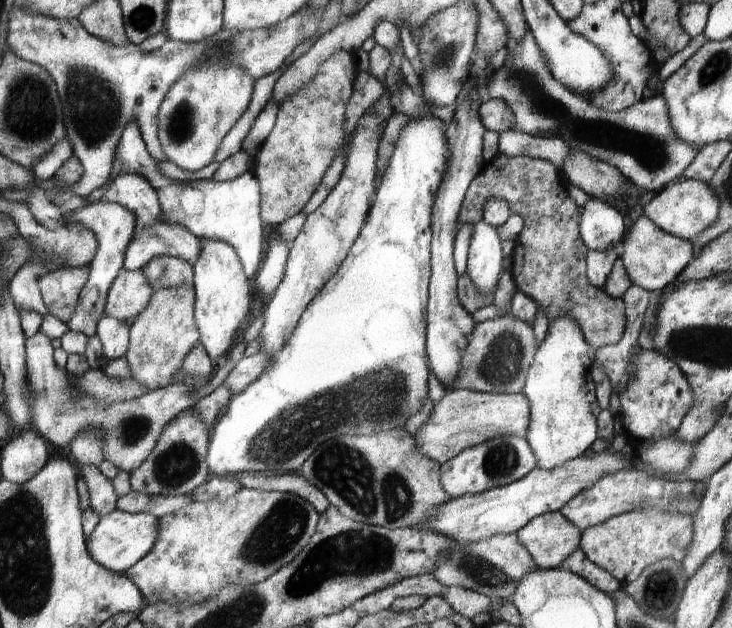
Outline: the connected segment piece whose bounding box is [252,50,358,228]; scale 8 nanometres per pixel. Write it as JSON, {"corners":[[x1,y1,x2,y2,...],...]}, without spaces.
{"corners":[[344,50,332,54,318,66,316,76,304,88,298,88,278,107,274,126,259,146,252,168,260,184,260,216,264,224,275,228,303,211,324,182,340,146,344,146,346,104,354,92,352,86,358,72,355,57]]}

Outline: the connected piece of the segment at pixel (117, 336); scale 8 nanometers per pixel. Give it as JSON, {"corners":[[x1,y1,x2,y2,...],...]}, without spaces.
{"corners":[[108,316,99,322,98,336,103,343,104,355,110,360,127,356,131,343,131,325,129,321]]}

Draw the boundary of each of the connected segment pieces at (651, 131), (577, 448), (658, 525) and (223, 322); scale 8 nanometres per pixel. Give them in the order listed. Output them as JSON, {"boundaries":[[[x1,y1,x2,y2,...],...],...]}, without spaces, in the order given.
{"boundaries":[[[528,29,526,36,514,46,514,52,510,56,508,66,500,67,494,71,494,80,490,80,490,99,498,98,504,100,506,106,514,114,514,129,523,133,550,134,554,132,556,137,565,141,570,149,580,150,588,154,590,158,607,162,610,166,617,168,638,189,643,192,663,190,666,184,675,178,682,178,693,160,697,158,698,148,682,140,674,129,668,105,661,93,652,96,650,100,642,100,633,104,632,107,620,112,606,112,589,100,581,96,574,96,574,93,565,87,561,81,557,81,546,68,545,60,542,60,540,45,534,40,532,31]],[[560,316,548,324,547,334,537,348,536,357,529,367,524,396,529,397,531,419,526,440,539,461,537,468,552,470,581,456,598,438,597,418,600,405,592,380,593,345,585,340,581,325,574,316]],[[660,510,630,511,613,516,604,523,581,531,580,549,590,562,606,570,614,576,621,585,634,582,644,568,664,558,670,558,677,563,682,562,688,554,690,542,694,540,693,516,684,516,675,512,660,512]],[[202,238,202,256,194,264,195,286,197,289,197,322,201,329,202,344,216,362,222,356,230,355,240,322,250,312,252,288,244,272,242,262,232,243,226,240]]]}

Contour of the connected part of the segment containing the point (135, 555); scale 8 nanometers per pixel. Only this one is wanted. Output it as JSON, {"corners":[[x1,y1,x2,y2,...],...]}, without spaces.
{"corners":[[118,509,106,518,102,518,96,532,92,534,92,538,89,538,90,554,104,568,121,573,129,571,154,550,161,535,161,522,159,516,148,512,130,513]]}

